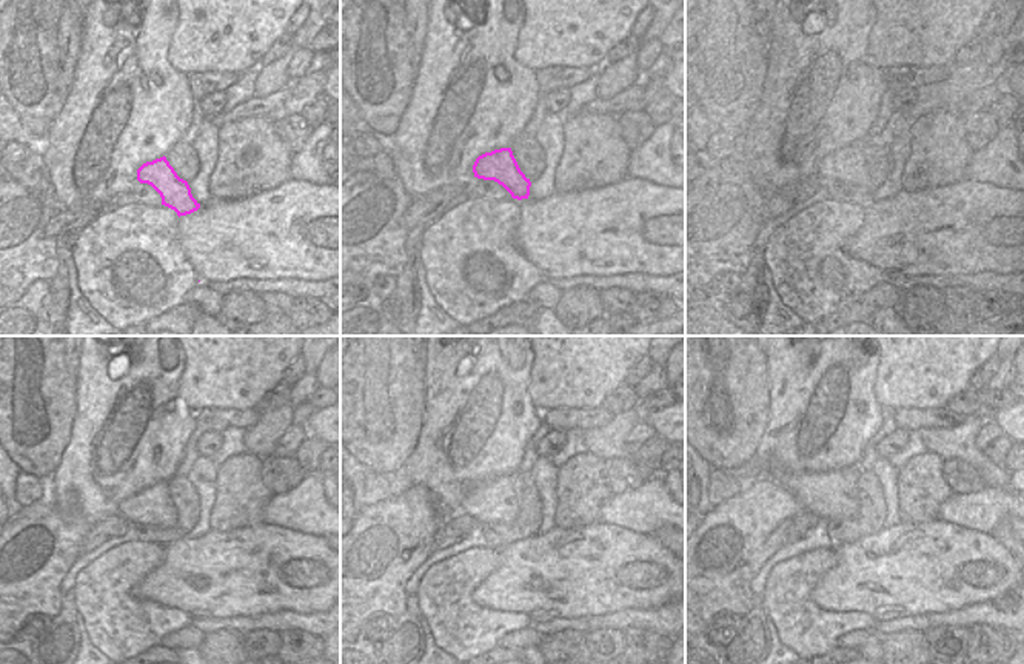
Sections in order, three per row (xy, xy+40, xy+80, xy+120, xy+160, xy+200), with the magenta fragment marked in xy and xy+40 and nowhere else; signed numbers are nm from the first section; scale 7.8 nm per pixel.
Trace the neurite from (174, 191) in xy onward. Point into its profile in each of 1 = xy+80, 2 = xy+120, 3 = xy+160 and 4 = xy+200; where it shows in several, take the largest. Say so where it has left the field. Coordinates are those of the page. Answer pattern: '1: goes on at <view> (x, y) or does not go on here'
1: goes on at xy+80 (846, 164)
2: goes on at xy+120 (153, 506)
3: goes on at xy+160 (488, 501)
4: goes on at xy+200 (833, 495)

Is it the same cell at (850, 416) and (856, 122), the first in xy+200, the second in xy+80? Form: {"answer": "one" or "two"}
{"answer": "one"}

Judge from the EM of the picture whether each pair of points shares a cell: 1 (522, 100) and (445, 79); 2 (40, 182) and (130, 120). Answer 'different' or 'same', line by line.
1: same
2: different

